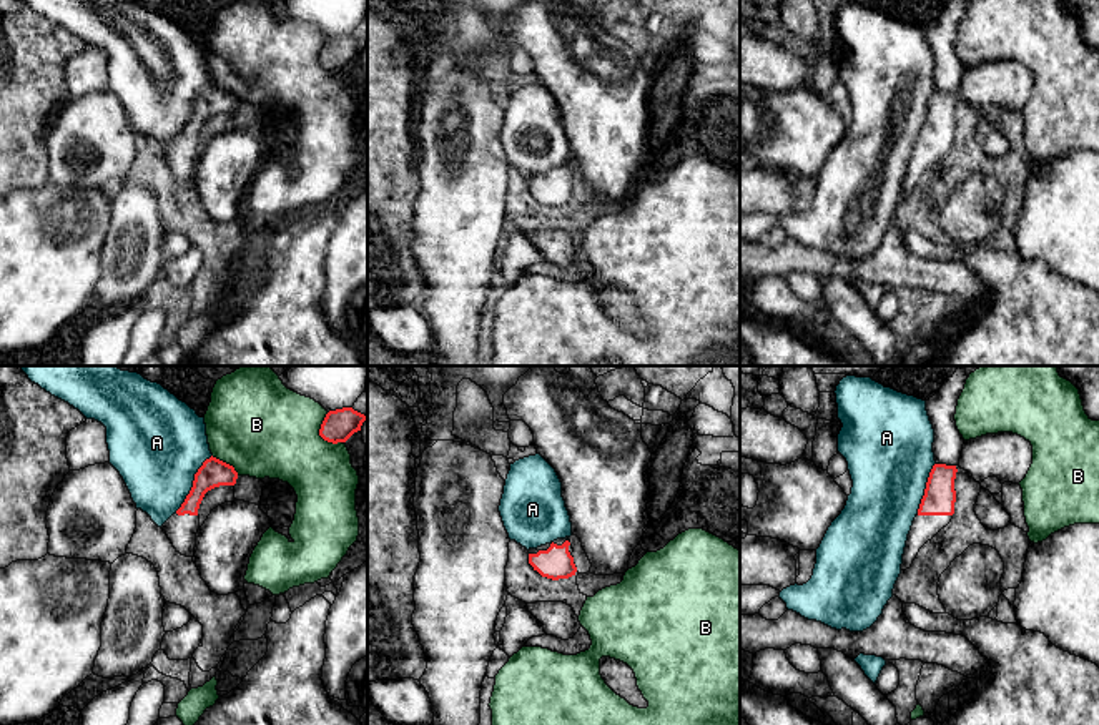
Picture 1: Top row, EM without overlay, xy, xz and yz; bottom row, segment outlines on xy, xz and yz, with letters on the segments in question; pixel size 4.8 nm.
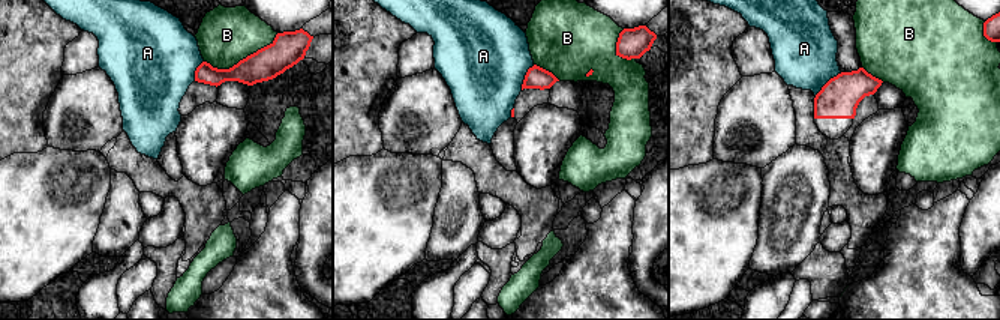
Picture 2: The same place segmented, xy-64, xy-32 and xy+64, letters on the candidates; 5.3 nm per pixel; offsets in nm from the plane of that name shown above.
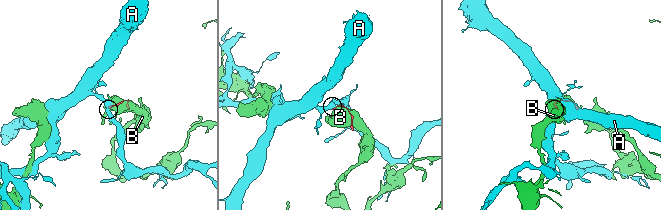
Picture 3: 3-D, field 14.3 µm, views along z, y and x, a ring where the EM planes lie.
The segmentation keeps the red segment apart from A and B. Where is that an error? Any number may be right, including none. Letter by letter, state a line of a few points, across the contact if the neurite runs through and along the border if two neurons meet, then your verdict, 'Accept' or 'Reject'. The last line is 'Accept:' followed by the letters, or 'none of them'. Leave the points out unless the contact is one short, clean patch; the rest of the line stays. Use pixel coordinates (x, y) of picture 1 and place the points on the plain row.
A: Line: xy (211, 82), (195, 102), (190, 120), (175, 140). Reject
B: Accept
Accept: B

